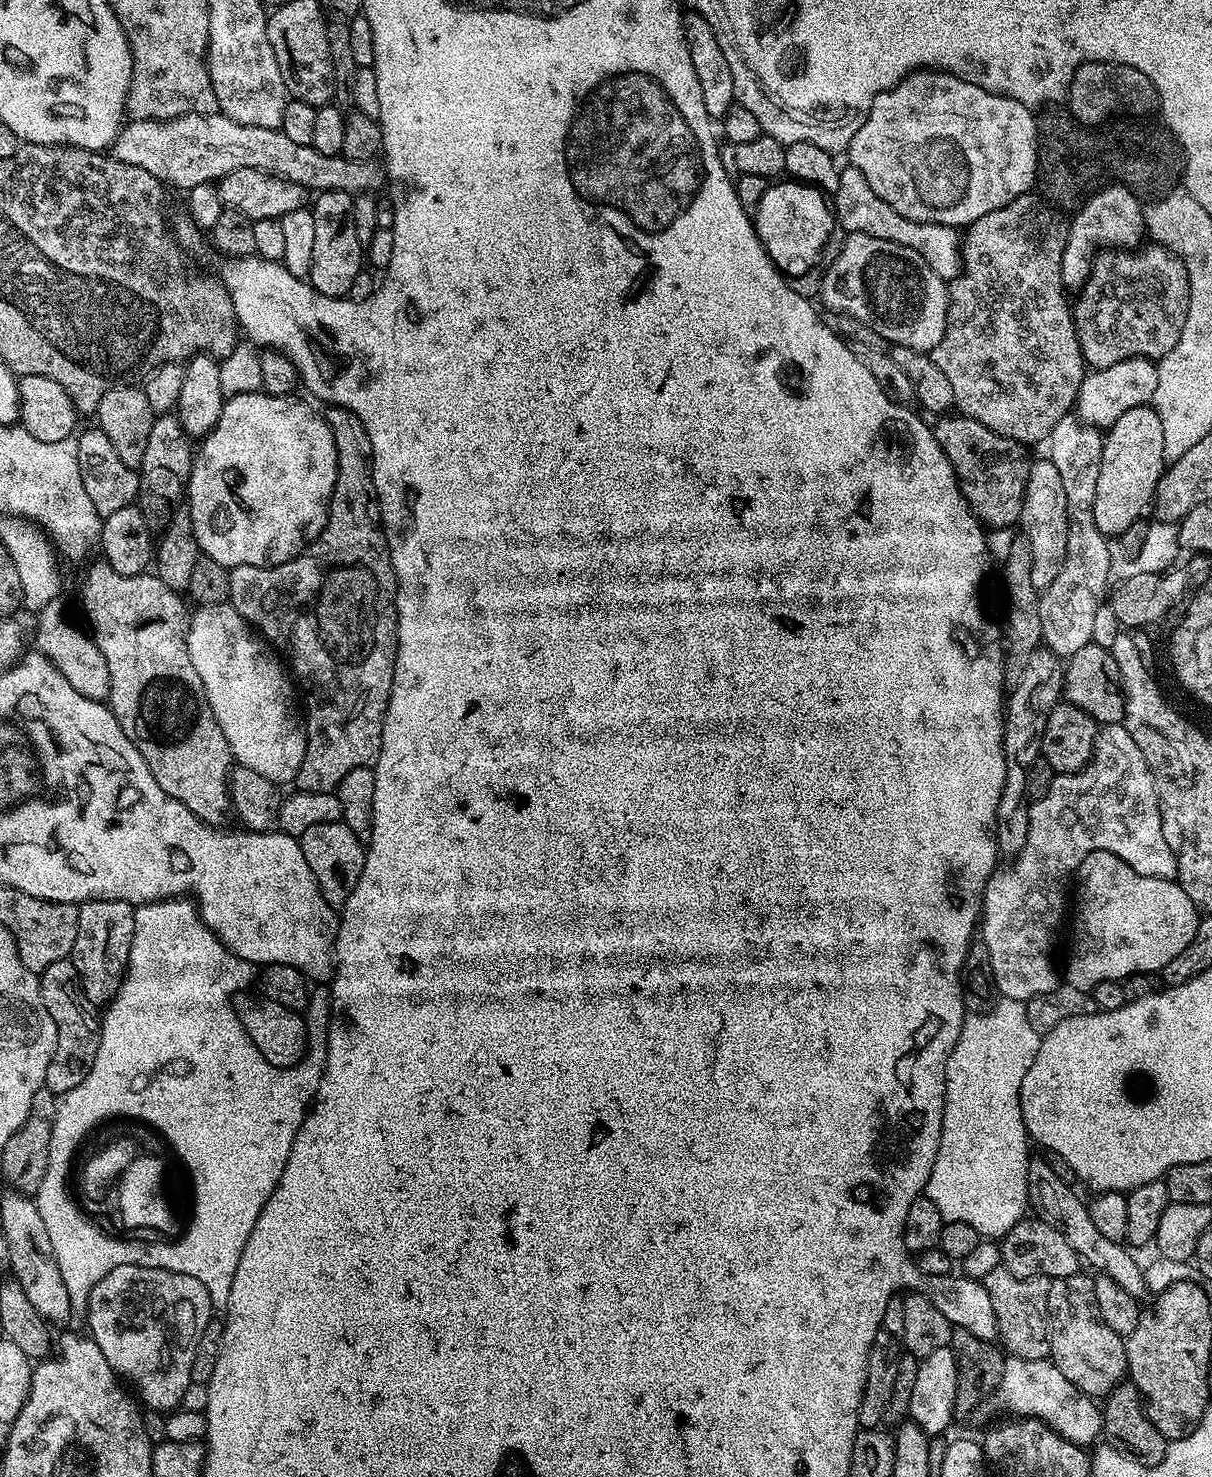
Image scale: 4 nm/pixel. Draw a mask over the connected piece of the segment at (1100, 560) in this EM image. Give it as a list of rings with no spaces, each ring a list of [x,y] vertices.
[[[1076,414],[1062,417],[1046,441],[1047,459],[1054,462],[1054,467],[1062,478],[1062,487],[1066,490],[1068,549],[1058,578],[1054,578],[1051,586],[1040,592],[1040,613],[1043,643],[1061,658],[1072,656],[1082,650],[1082,646],[1093,643],[1093,621],[1098,608],[1105,604],[1110,592],[1110,540],[1102,534],[1102,530],[1098,530],[1094,516],[1094,486],[1098,486],[1098,474],[1102,470],[1104,442],[1101,429],[1084,423]]]

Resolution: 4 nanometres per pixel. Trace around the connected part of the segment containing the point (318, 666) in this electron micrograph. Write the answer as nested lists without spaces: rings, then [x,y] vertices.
[[[332,406],[327,411],[323,413],[323,418],[334,434],[334,446],[338,454],[338,470],[336,471],[336,485],[332,491],[332,501],[328,504],[326,526],[320,531],[320,537],[312,541],[304,551],[299,552],[293,560],[287,560],[278,566],[270,566],[269,568],[243,564],[231,569],[230,594],[228,595],[228,600],[232,607],[238,610],[240,617],[248,621],[269,645],[275,646],[277,649],[285,648],[288,651],[289,657],[287,656],[287,659],[290,661],[291,675],[299,683],[300,680],[304,683],[304,696],[308,699],[308,712],[306,708],[308,741],[306,742],[306,754],[302,758],[302,766],[298,770],[294,781],[295,787],[302,792],[335,792],[342,782],[342,778],[346,778],[346,774],[350,774],[350,770],[375,765],[376,756],[382,746],[384,715],[390,702],[394,666],[396,664],[396,575],[394,574],[388,543],[384,537],[384,525],[380,522],[380,504],[376,501],[376,487],[372,481],[370,438],[366,434],[360,419],[350,409]]]

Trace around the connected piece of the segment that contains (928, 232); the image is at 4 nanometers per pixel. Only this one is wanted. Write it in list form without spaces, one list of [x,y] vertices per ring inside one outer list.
[[[840,168],[838,190],[834,193],[834,220],[839,227],[840,224],[844,227],[845,233],[870,234],[870,238],[886,238],[886,242],[898,242],[898,246],[910,246],[910,250],[918,250],[918,254],[930,262],[930,270],[934,270],[934,274],[938,274],[938,278],[945,282],[955,280],[962,271],[962,236],[955,227],[902,218],[902,214],[898,214],[890,202],[882,202],[882,198],[870,190],[870,182],[866,182],[862,170],[857,168]]]

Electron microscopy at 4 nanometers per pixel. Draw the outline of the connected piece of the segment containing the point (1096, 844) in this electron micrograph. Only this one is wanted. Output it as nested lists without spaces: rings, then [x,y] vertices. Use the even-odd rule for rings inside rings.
[[[1123,723],[1106,724],[1097,731],[1092,761],[1080,772],[1053,775],[1052,785],[1043,794],[1032,800],[1029,814],[1029,834],[1024,848],[1015,857],[1012,869],[1003,876],[1000,870],[993,872],[984,898],[982,913],[982,936],[988,951],[987,967],[992,970],[997,993],[1006,1000],[1033,1000],[1038,994],[1050,994],[1062,983],[1062,972],[1056,969],[1056,939],[1064,916],[1060,912],[1048,912],[1059,900],[1068,896],[1068,883],[1072,875],[1079,873],[1084,860],[1092,852],[1106,850],[1130,866],[1139,866],[1144,873],[1153,873],[1159,880],[1176,880],[1176,853],[1162,834],[1160,799],[1138,742]]]

